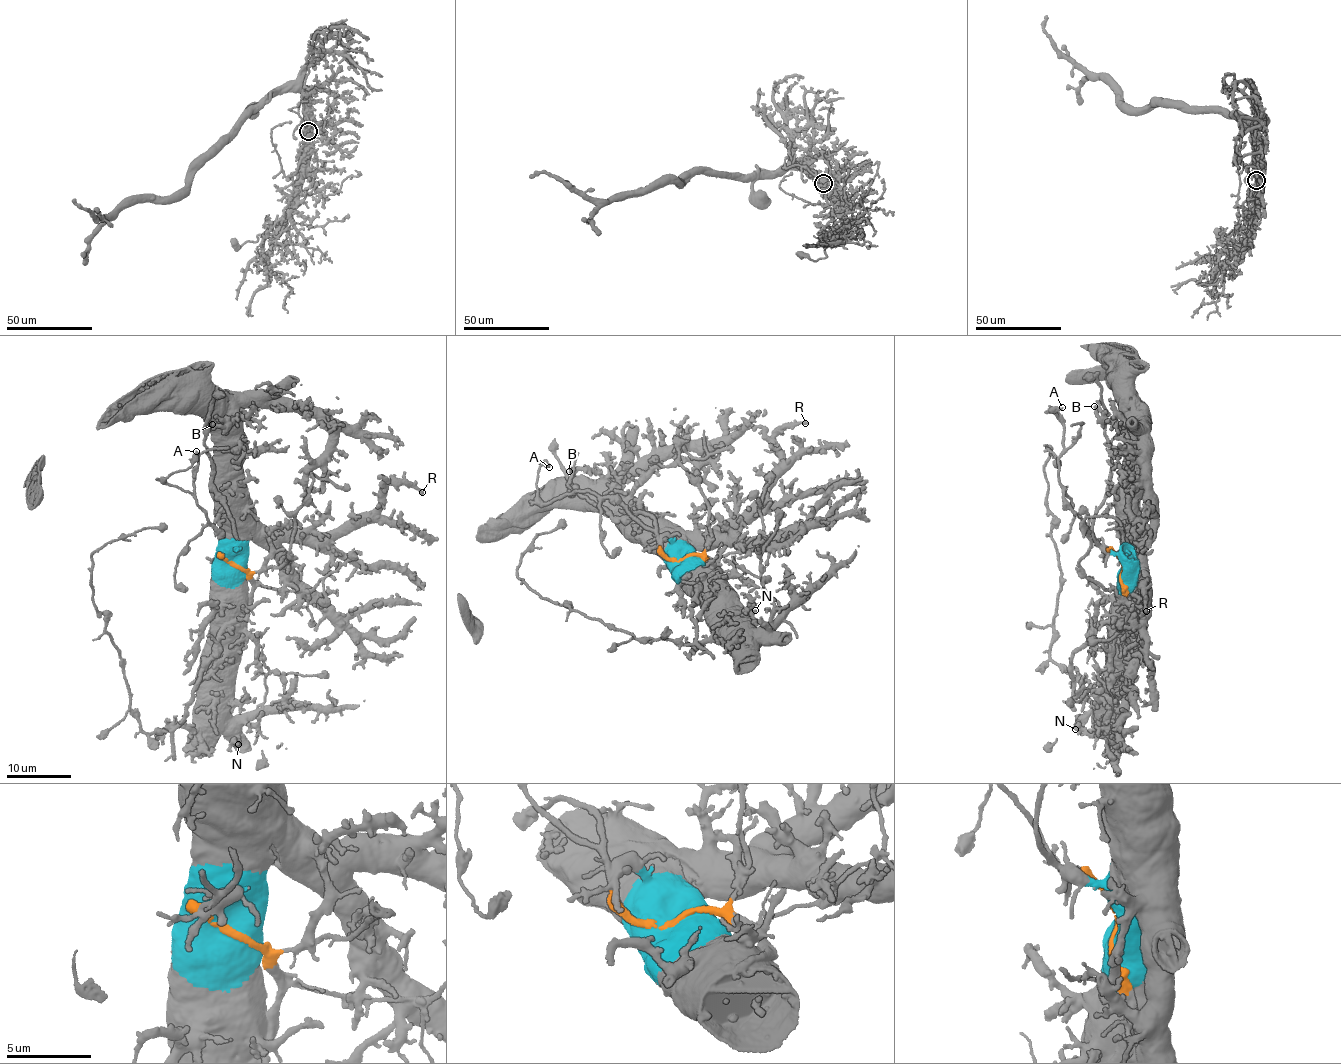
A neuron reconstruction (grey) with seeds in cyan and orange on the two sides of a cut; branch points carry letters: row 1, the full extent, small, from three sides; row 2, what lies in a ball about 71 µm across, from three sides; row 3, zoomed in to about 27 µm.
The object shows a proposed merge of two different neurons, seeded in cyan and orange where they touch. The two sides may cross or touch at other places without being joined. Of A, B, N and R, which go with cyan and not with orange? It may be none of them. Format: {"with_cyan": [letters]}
{"with_cyan": ["B", "N", "R"]}

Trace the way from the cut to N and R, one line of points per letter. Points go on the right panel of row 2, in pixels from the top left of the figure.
N: (1123, 568), (1116, 593), (1116, 703), (1103, 721), (1100, 734), (1088, 734), (1079, 727), (1075, 730)
R: (1123, 568), (1131, 560), (1150, 581), (1146, 595), (1149, 606), (1144, 602), (1143, 585), (1146, 592), (1146, 611)

